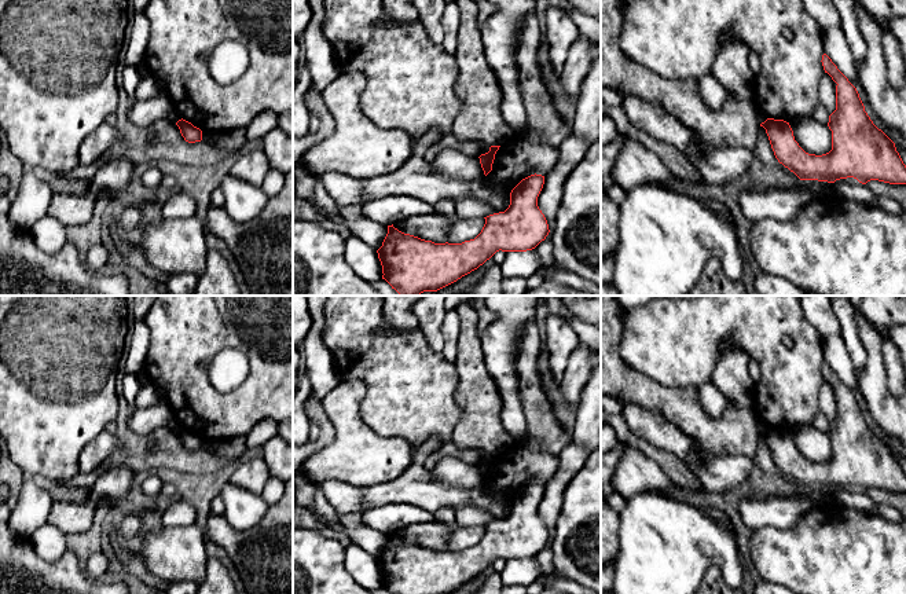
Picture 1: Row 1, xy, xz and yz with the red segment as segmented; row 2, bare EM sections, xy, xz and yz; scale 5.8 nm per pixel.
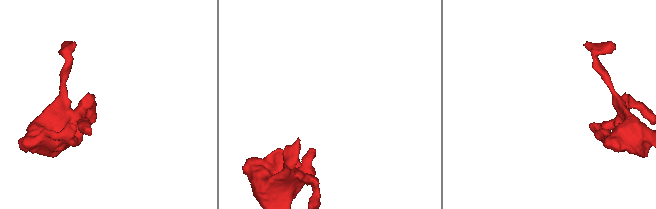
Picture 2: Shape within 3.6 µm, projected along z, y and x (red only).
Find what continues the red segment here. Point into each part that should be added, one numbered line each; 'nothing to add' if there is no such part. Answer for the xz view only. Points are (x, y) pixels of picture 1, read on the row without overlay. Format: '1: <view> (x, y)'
nothing to add

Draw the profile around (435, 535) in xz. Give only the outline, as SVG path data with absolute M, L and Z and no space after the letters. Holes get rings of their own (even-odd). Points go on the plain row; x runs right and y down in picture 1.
M434 520L410 524L404 528L396 529L393 535L404 542L410 542L425 549L445 551L454 529L455 527Z

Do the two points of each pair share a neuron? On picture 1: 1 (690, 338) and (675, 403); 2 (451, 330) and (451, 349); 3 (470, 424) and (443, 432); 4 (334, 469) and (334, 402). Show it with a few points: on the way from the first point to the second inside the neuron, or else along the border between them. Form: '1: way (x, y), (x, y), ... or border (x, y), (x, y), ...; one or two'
1: border (649, 377), (670, 387), (696, 388); two
2: way (451, 334), (451, 345); one
3: border (454, 395), (461, 418), (450, 439); two
4: way (344, 453), (344, 418); one

